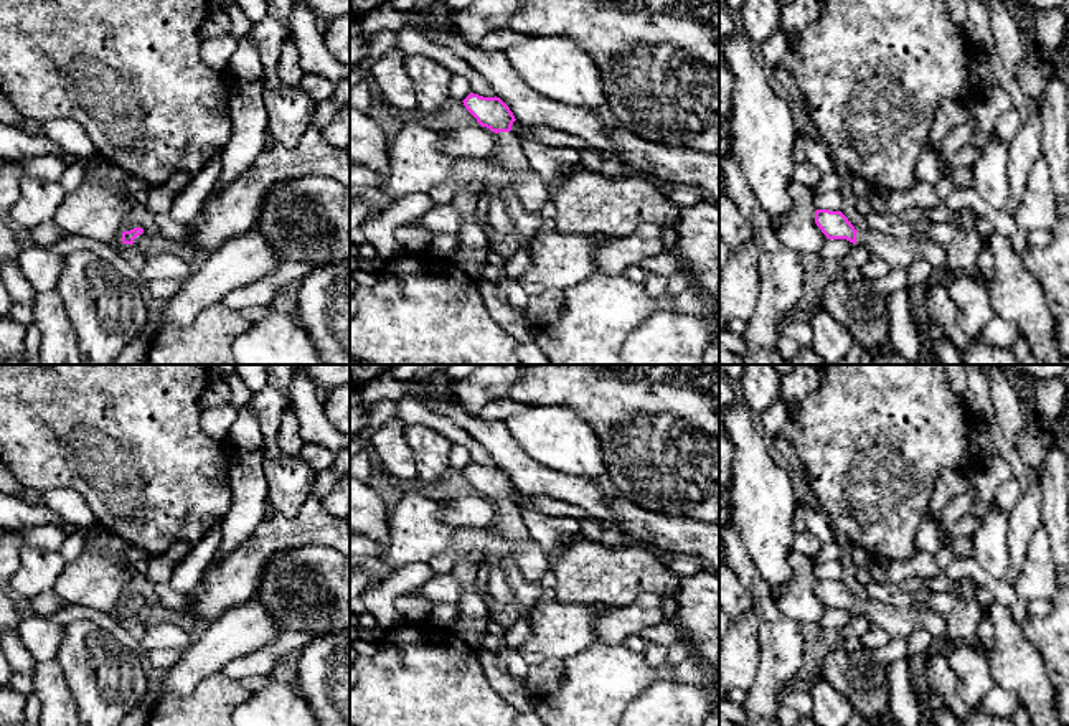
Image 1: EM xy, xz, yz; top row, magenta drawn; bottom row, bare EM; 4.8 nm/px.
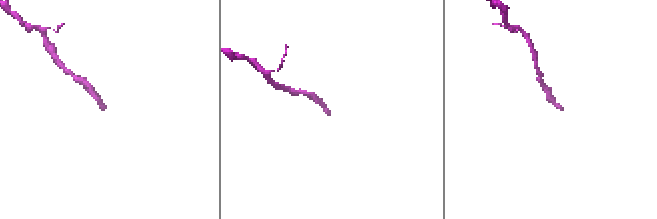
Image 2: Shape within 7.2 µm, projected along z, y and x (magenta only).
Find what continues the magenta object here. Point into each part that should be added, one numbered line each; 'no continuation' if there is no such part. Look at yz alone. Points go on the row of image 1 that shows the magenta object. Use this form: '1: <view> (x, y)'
1: yz (896, 251)

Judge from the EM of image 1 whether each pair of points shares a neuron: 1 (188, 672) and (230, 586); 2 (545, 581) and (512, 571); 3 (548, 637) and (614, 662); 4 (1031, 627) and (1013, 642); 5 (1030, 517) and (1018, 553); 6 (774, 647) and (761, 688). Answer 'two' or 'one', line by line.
1: two
2: two
3: two
4: two
5: one
6: one

